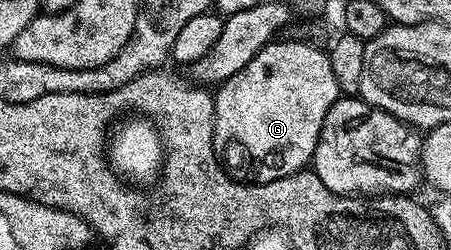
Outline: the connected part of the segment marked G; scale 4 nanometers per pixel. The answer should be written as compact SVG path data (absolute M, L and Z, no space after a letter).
M279 39L265 44L240 70L217 85L214 97L214 152L218 162L233 180L248 184L276 182L293 172L301 172L313 161L316 142L330 107L340 99L336 74L332 74L330 57L321 48L295 40Z

